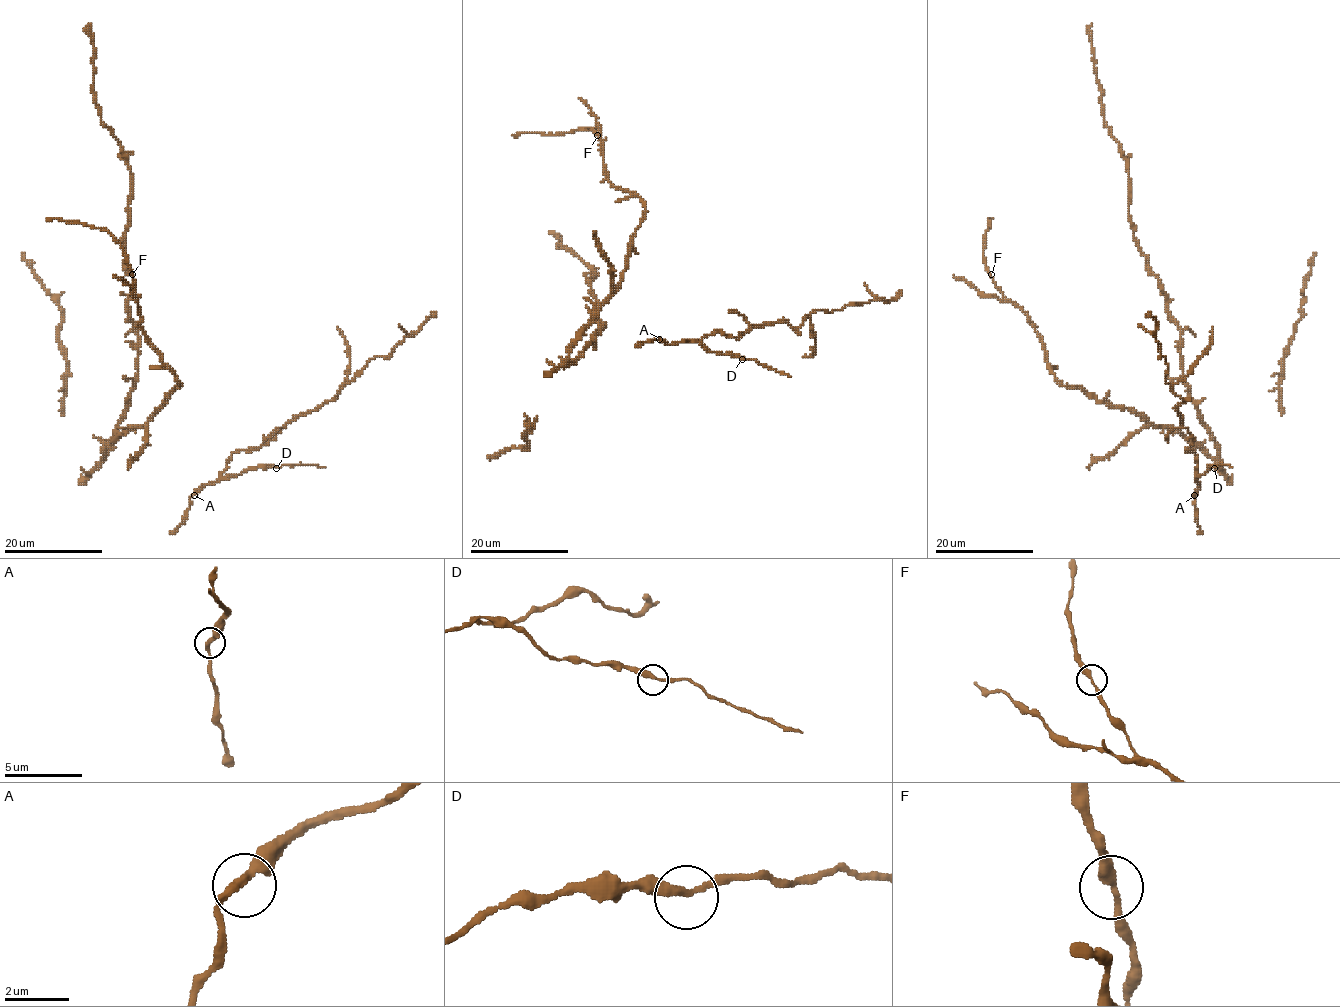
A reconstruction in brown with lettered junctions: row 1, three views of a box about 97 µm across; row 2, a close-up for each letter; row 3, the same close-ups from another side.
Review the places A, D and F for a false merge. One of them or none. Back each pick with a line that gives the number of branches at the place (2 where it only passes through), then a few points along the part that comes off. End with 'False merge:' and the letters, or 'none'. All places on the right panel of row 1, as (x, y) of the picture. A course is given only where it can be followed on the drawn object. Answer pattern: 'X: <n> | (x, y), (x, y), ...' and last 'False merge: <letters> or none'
False merge: none

